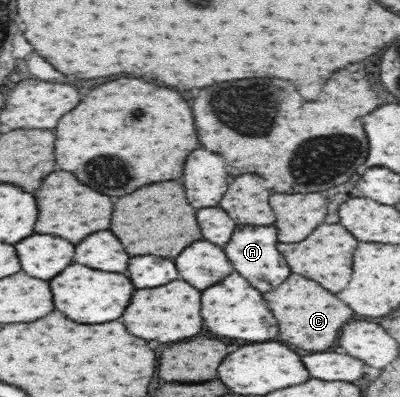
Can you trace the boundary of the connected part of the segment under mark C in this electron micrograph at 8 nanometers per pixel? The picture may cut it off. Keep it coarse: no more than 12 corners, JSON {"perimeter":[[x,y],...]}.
{"perimeter":[[303,276],[263,294],[279,340],[325,352],[353,316]]}

